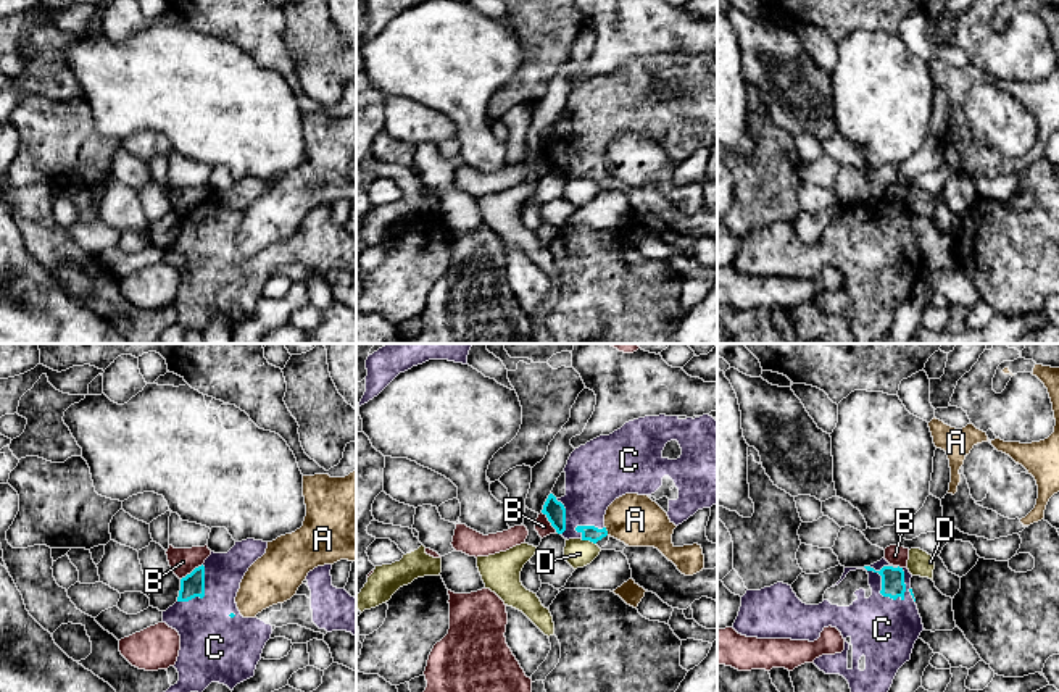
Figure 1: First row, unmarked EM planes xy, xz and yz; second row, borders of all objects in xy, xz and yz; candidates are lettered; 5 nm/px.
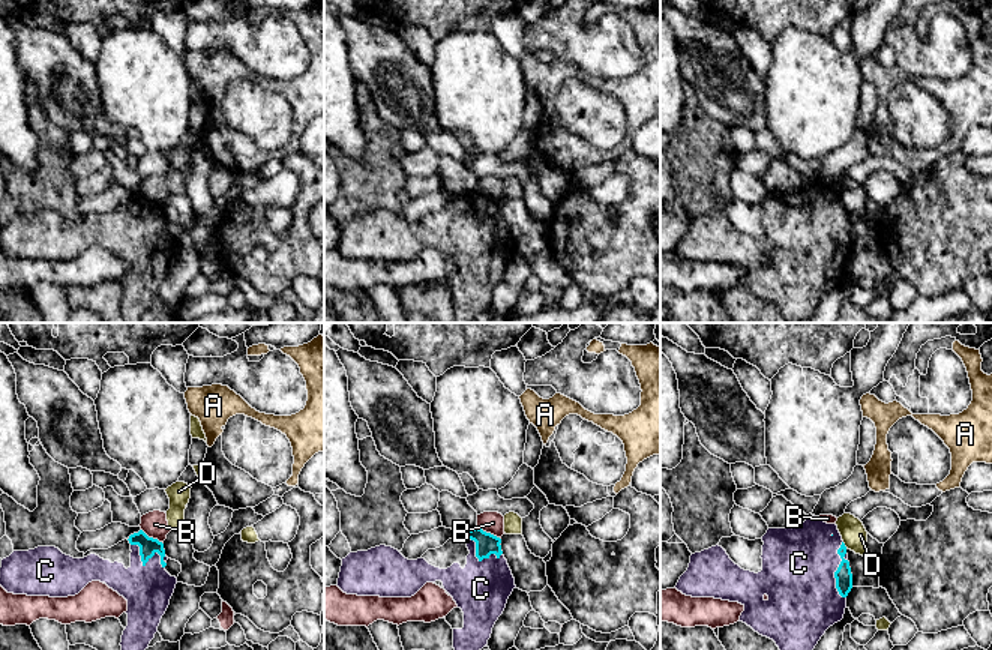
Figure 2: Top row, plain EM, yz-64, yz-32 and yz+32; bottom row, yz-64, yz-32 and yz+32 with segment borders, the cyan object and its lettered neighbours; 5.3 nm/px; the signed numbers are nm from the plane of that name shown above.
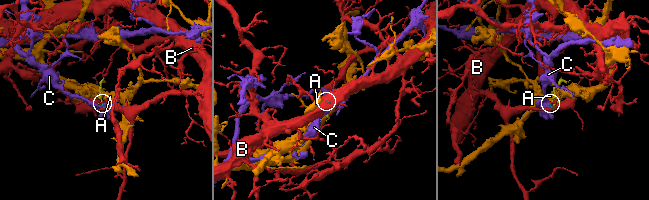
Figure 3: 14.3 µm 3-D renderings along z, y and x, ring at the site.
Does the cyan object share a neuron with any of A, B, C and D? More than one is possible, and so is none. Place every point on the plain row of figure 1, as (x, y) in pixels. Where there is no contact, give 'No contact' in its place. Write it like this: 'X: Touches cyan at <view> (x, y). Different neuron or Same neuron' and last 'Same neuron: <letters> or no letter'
A: Touches cyan at xz (606, 170). Different neuron
B: Touches cyan at xy (192, 210). Different neuron
C: Touches cyan at yz (885, 234). Same neuron
D: Touches cyan at xz (589, 178). Different neuron
Same neuron: C

